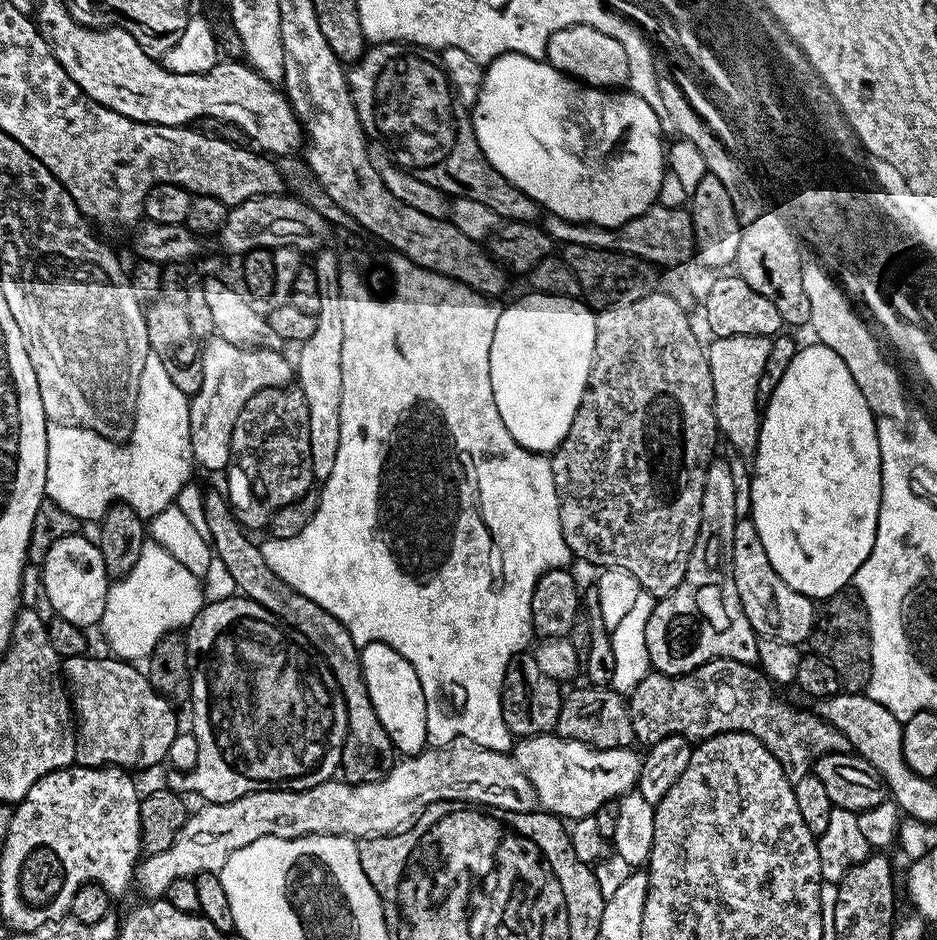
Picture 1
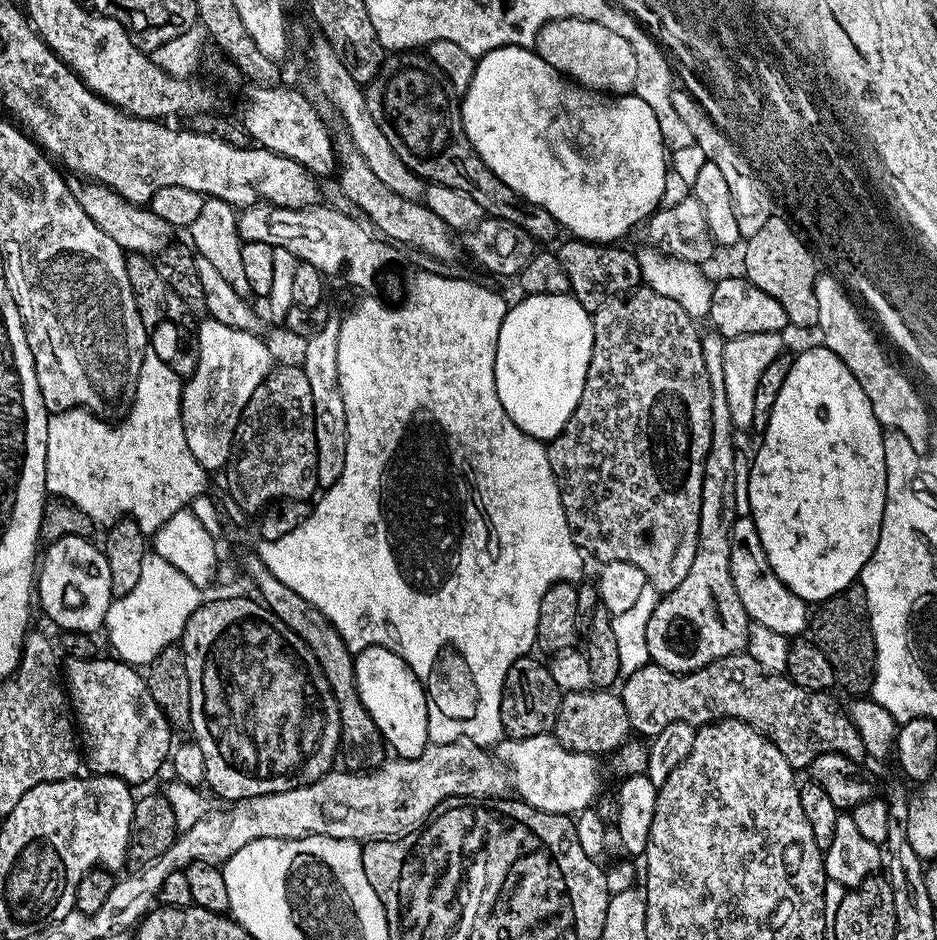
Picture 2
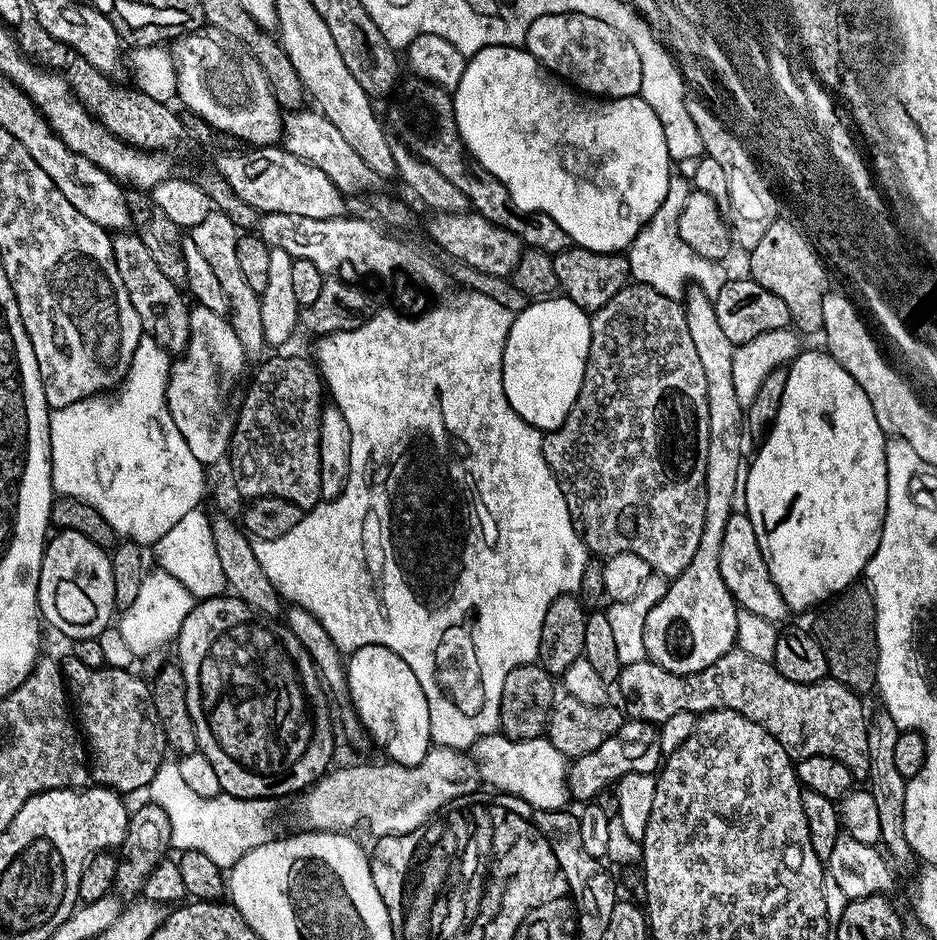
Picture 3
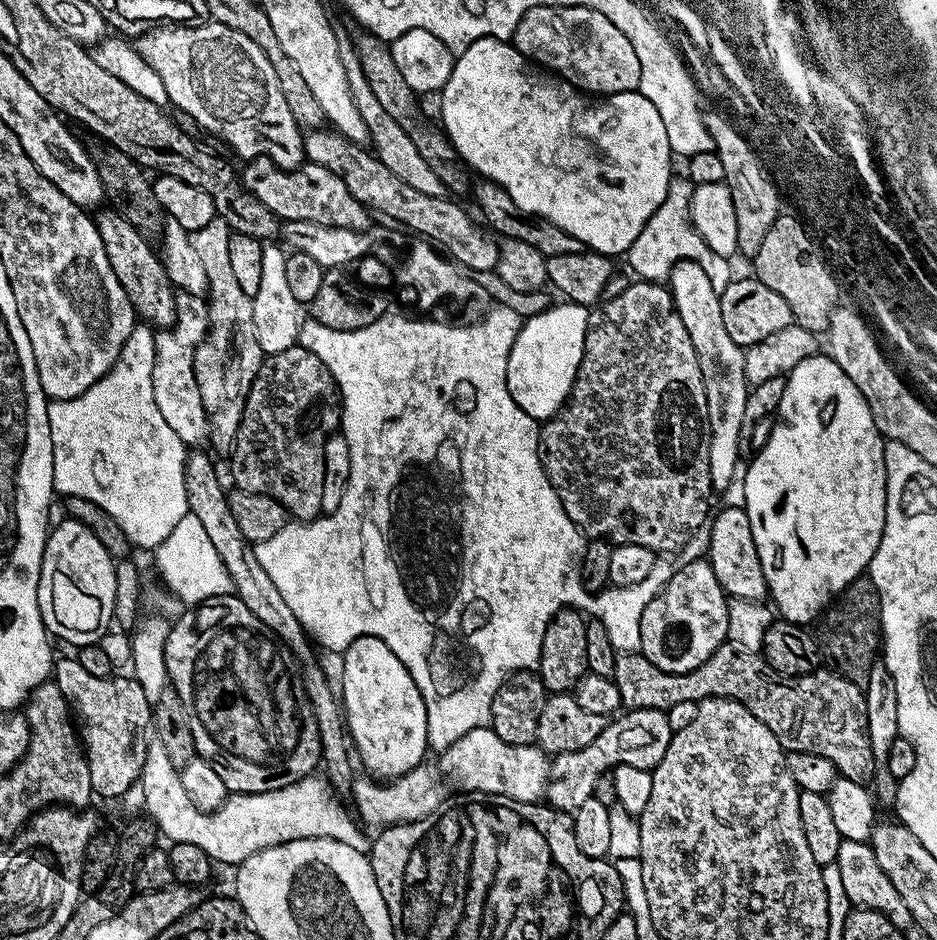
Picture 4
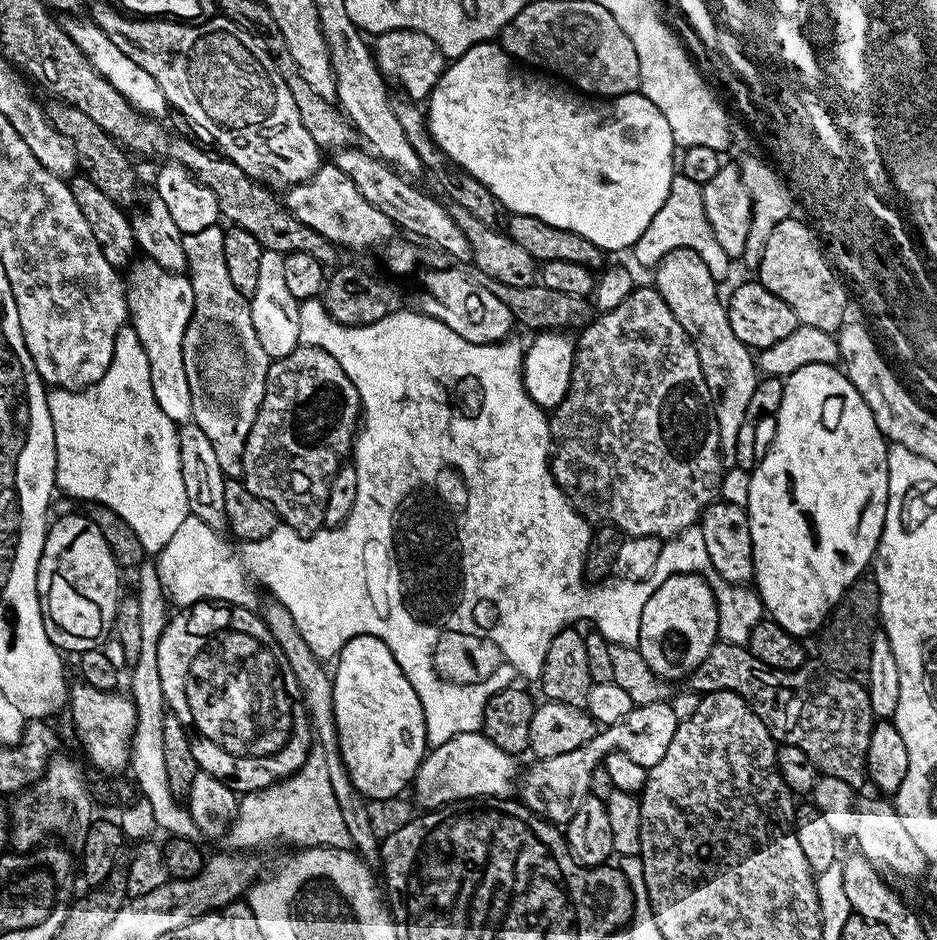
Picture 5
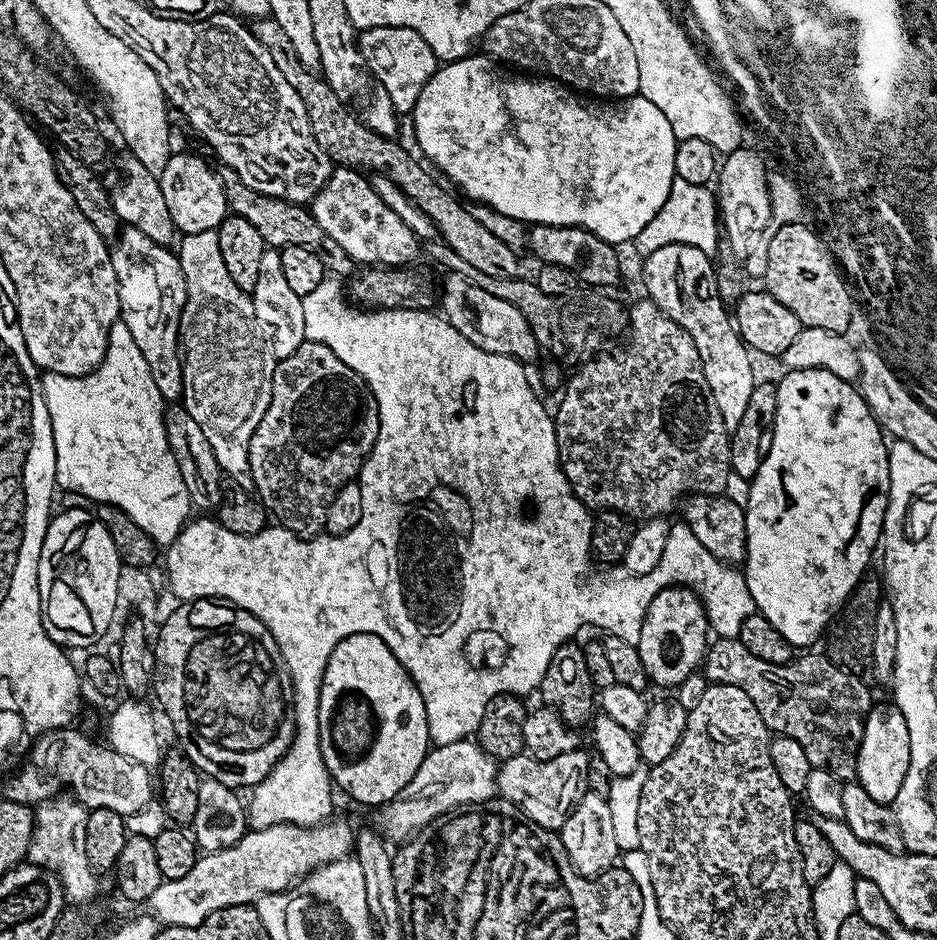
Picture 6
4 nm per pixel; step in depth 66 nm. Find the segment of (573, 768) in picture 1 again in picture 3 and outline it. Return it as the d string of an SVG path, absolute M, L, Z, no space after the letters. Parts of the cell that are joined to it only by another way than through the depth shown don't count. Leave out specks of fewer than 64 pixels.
M503 734L484 736L474 748L474 759L481 773L492 779L497 793L517 796L525 805L544 812L558 812L570 800L568 772L570 760L544 736L529 740L511 740Z

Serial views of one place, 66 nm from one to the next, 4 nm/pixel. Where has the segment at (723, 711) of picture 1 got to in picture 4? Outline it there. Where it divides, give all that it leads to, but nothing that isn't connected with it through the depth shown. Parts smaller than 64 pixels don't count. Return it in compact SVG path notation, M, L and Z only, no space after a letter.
M725 642L716 649L716 653L702 666L689 672L663 672L654 666L639 651L626 652L616 657L616 669L612 680L618 688L620 703L625 709L653 708L667 713L668 709L679 703L702 701L711 696L728 696L742 702L758 722L770 726L770 730L780 739L780 744L788 752L809 752L826 758L834 765L837 773L849 776L854 782L864 784L876 774L876 759L872 753L872 743L868 737L868 719L866 718L866 698L864 688L848 680L835 671L817 670L807 676L779 676L764 660L763 655L736 648L731 642Z

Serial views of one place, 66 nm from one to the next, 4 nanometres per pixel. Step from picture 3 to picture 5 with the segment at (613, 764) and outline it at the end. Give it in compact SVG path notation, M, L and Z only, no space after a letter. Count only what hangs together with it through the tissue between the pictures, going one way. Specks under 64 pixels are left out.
M669 701L635 705L632 711L624 718L611 726L603 727L597 731L594 738L583 743L569 753L558 754L557 757L532 762L528 770L523 771L518 792L521 792L521 803L527 805L532 812L537 813L545 820L557 826L566 826L577 813L578 806L589 795L590 779L592 773L600 766L605 757L612 752L626 753L643 768L653 768L666 754L679 724Z

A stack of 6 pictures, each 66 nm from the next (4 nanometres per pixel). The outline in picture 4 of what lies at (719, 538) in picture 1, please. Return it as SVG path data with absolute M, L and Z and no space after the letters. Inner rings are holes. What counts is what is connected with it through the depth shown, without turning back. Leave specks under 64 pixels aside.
M693 260L677 261L671 270L670 291L682 318L682 326L686 326L686 334L690 334L698 366L704 375L708 403L708 458L711 460L712 475L717 481L724 480L736 468L742 414L746 414L746 398L750 391L748 380L744 377L745 349L736 344L730 334L726 334L726 326L722 323L720 294L714 292L700 264ZM692 562L687 567L685 572L673 571L672 579L644 607L644 613L640 619L639 651L663 672L689 672L702 666L716 653L716 649L725 643L728 634L728 600L711 564Z

